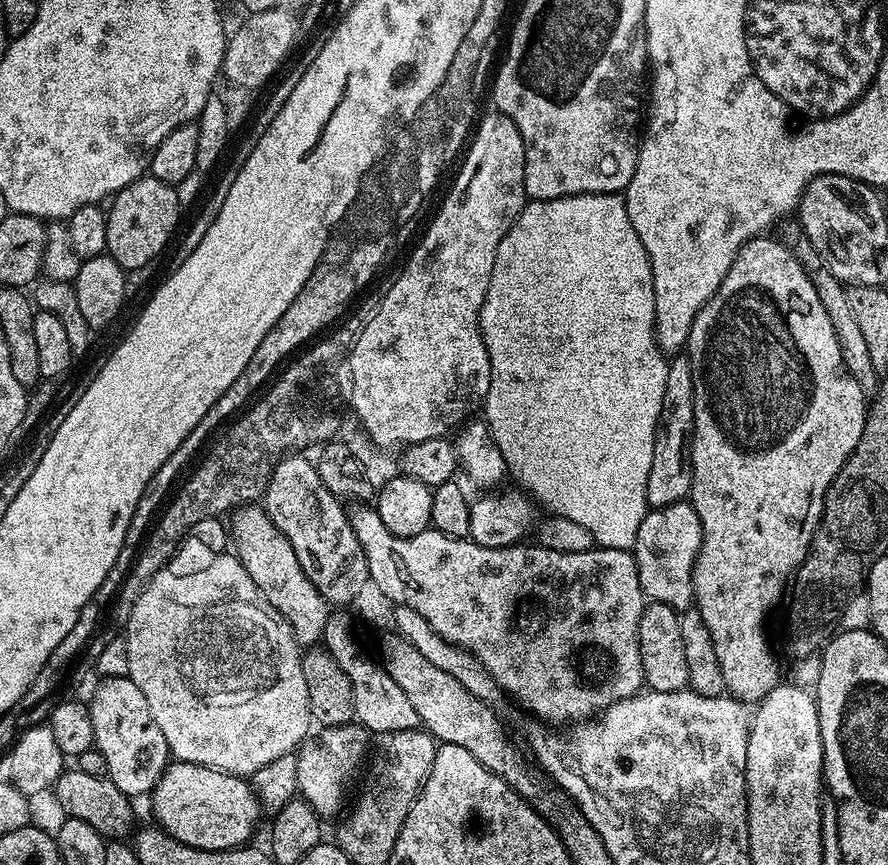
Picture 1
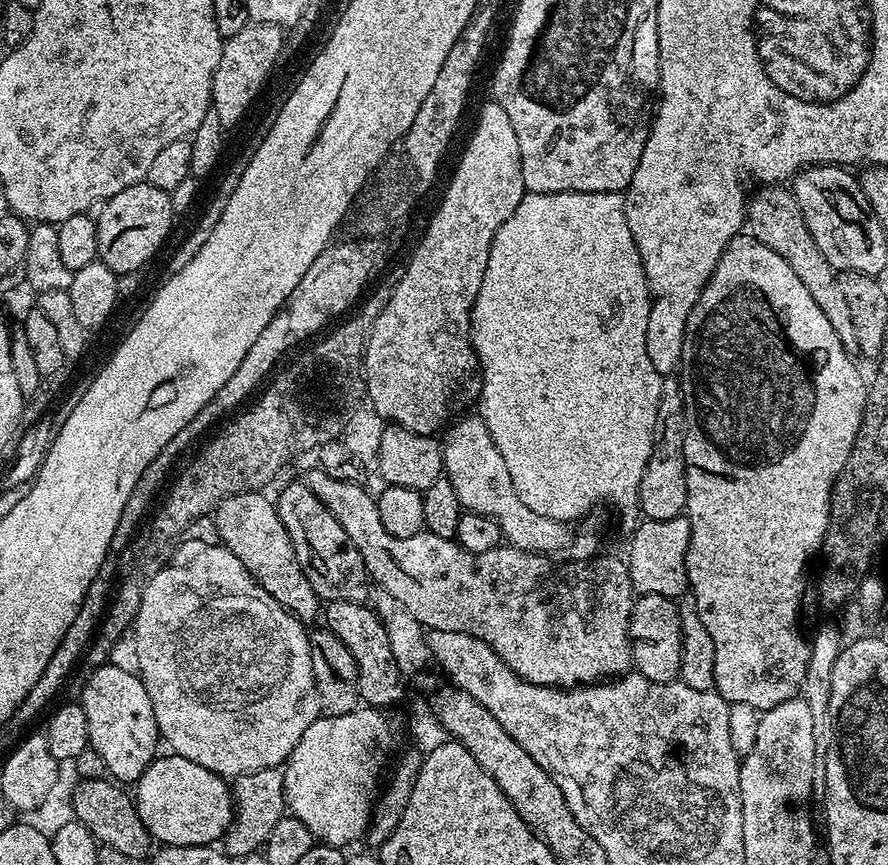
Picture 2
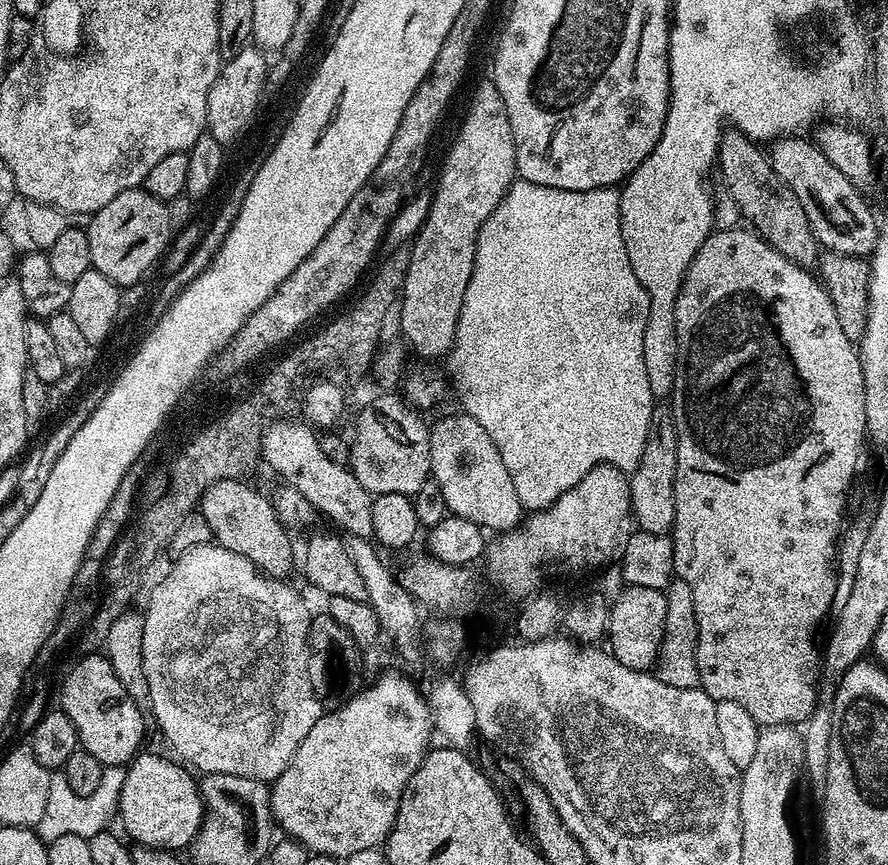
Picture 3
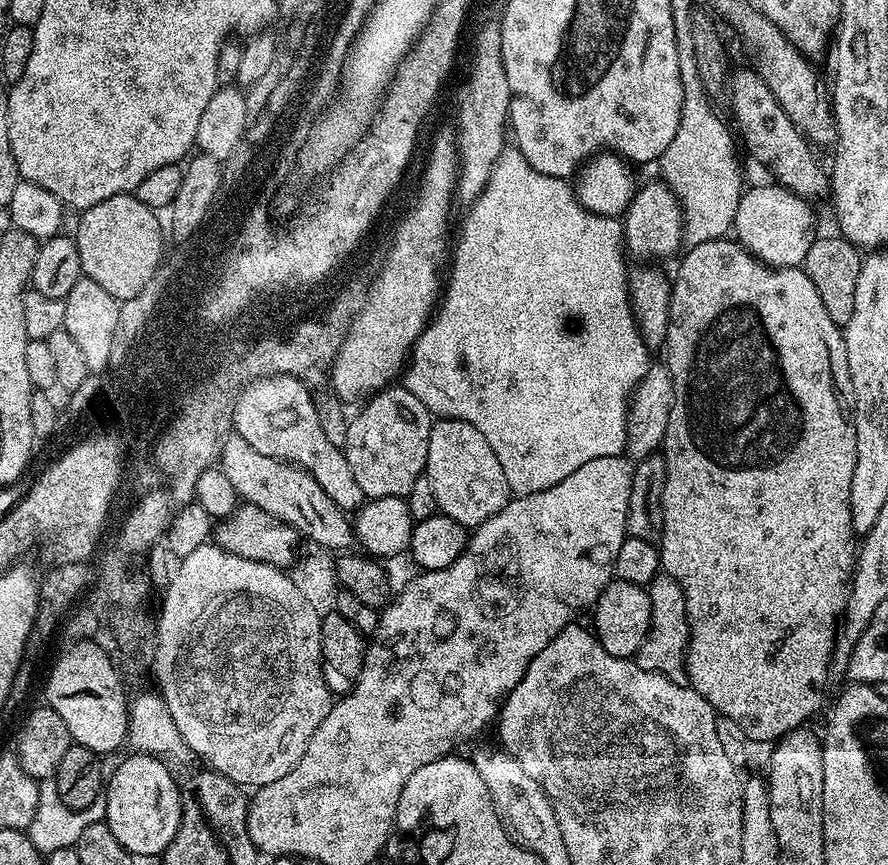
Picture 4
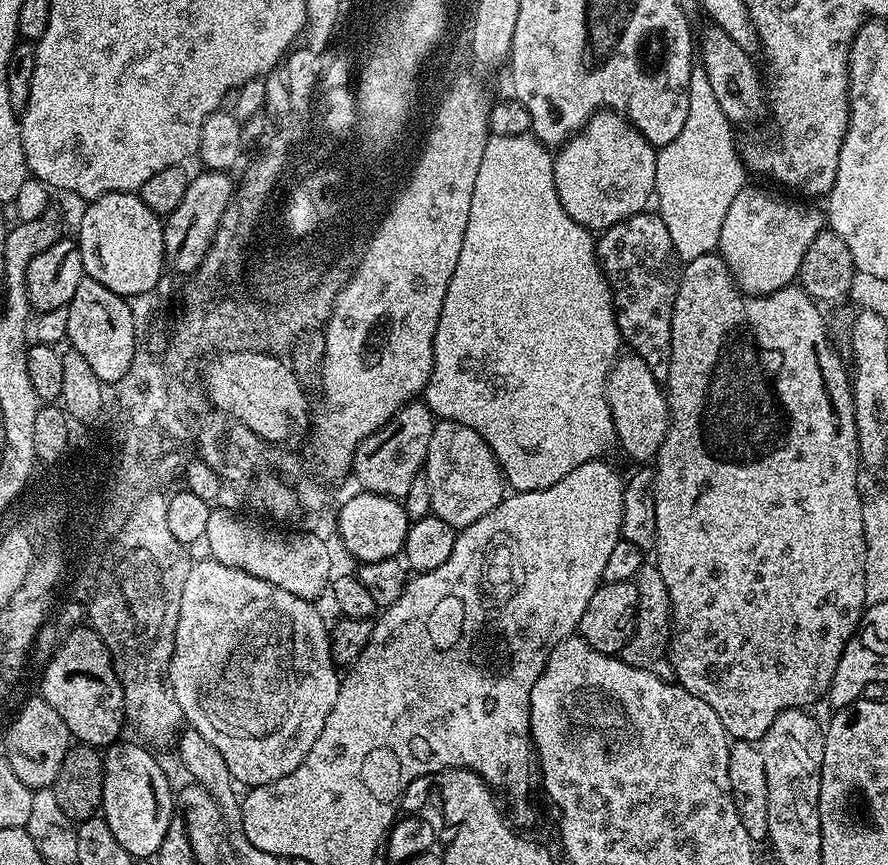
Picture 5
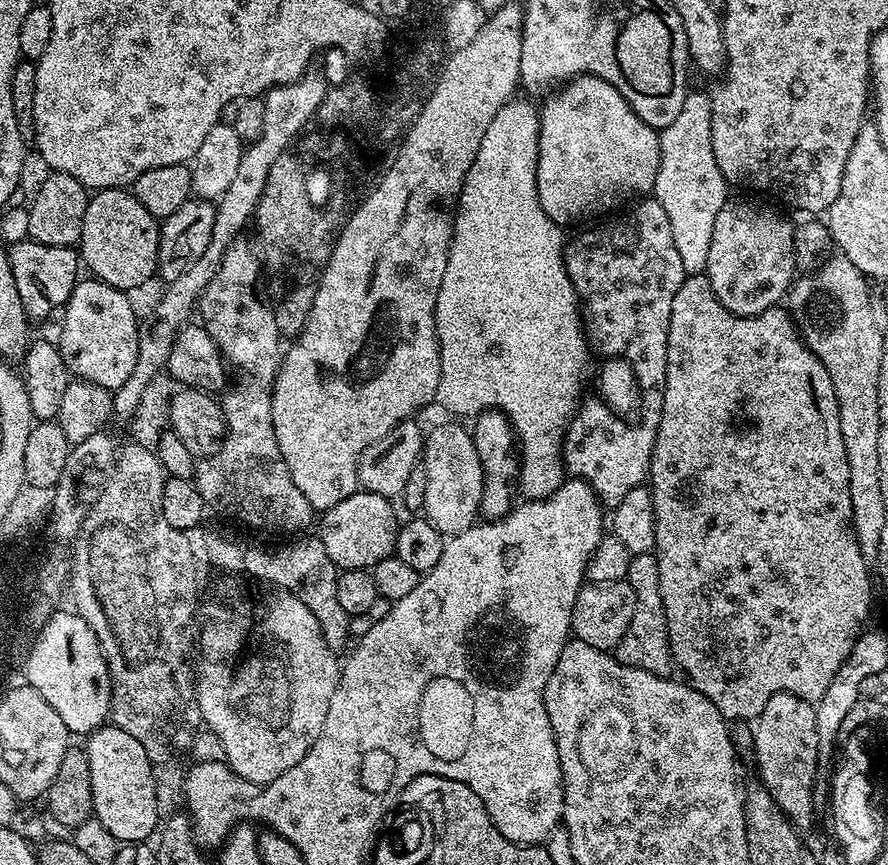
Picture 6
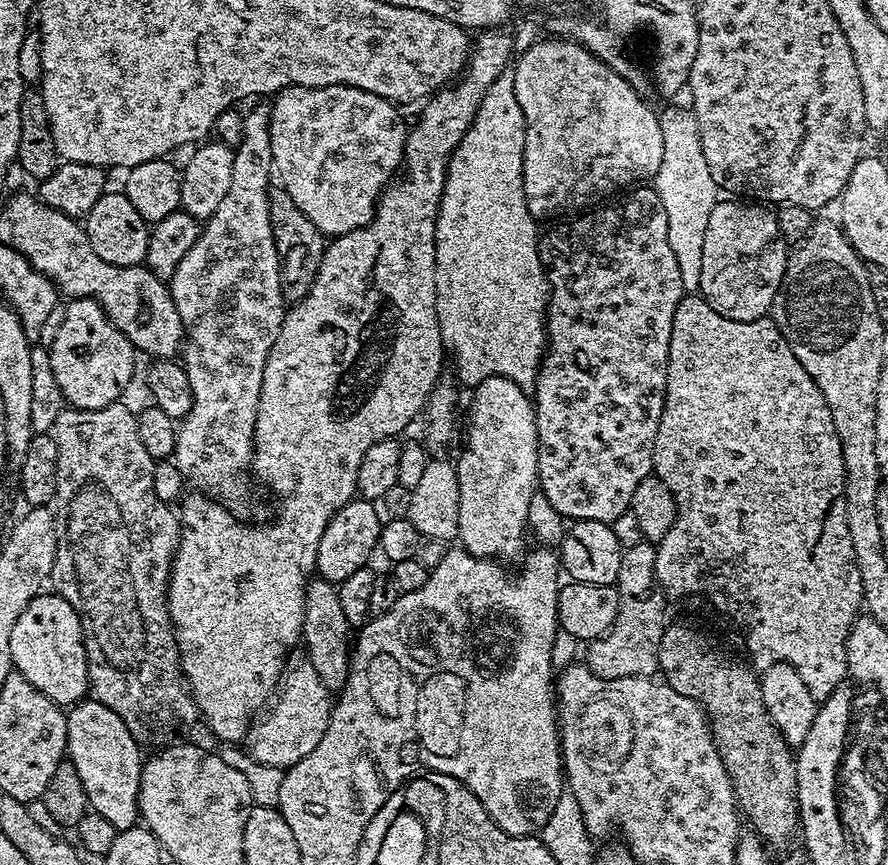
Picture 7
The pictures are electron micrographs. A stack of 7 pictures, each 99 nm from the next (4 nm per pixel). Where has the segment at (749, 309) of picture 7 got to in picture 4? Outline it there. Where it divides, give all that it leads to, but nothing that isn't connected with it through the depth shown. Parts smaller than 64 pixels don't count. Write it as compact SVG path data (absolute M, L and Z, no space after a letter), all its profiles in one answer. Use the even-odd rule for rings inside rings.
M775 182L745 189L739 200L733 233L748 251L775 268L803 265L810 246L818 235L816 218L805 197L798 196Z

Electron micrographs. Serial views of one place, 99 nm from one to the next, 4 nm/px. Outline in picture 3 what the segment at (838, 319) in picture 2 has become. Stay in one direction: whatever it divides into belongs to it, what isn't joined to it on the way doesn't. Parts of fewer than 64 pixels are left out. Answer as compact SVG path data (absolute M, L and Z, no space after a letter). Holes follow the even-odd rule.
M729 127L721 133L718 172L721 172L729 199L735 202L739 215L772 248L799 264L811 269L820 258L820 247L813 234L809 219L797 196L774 173L771 159L759 149L759 143L744 132Z

